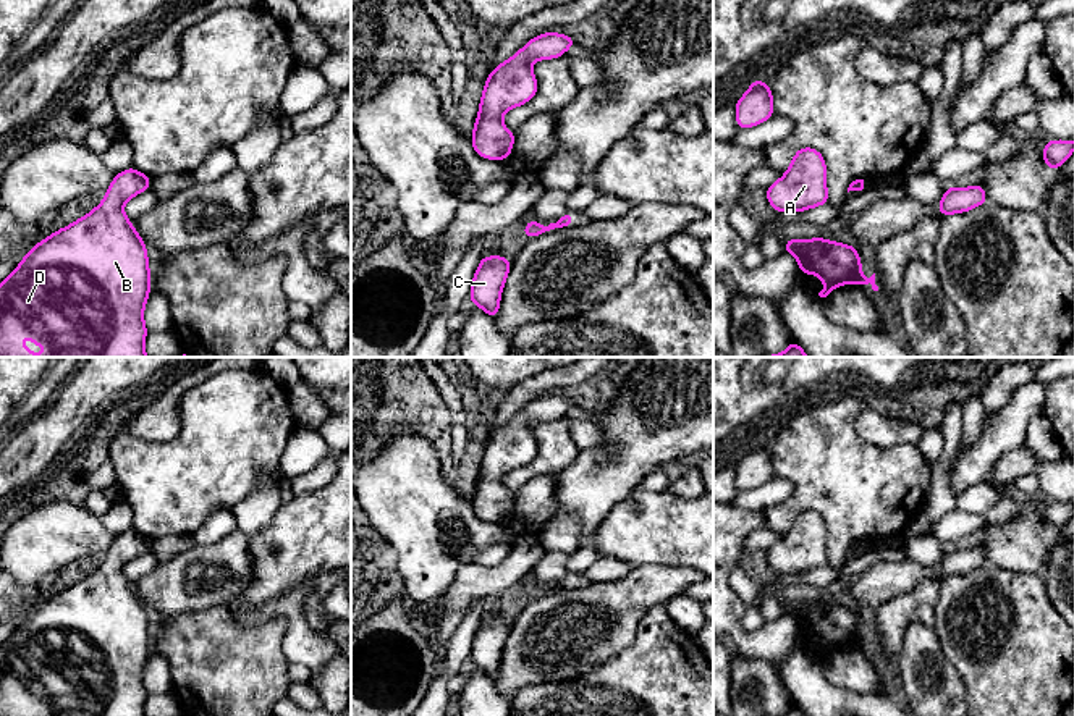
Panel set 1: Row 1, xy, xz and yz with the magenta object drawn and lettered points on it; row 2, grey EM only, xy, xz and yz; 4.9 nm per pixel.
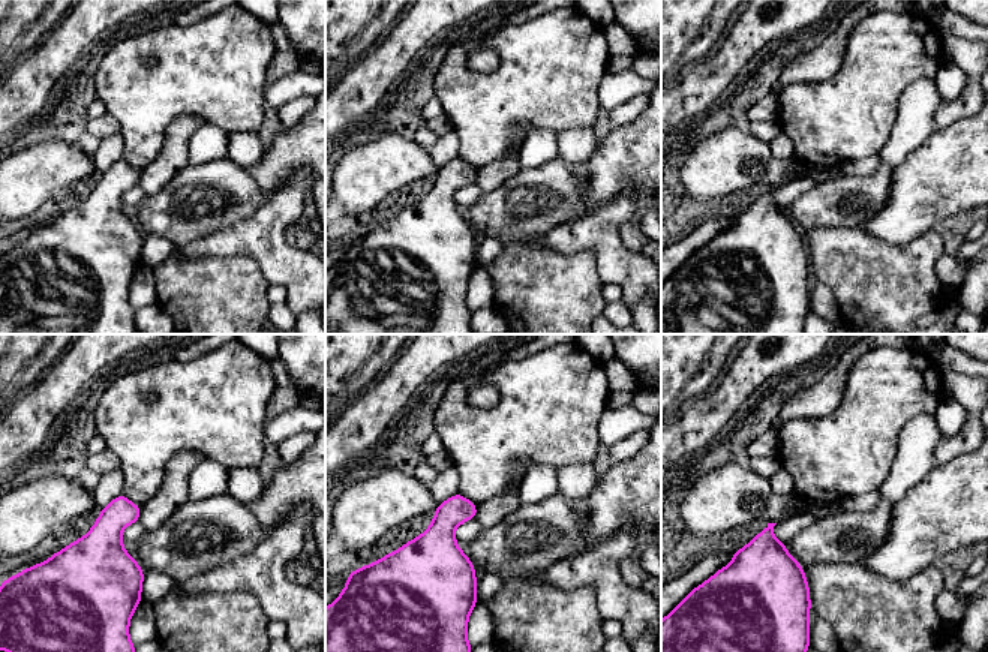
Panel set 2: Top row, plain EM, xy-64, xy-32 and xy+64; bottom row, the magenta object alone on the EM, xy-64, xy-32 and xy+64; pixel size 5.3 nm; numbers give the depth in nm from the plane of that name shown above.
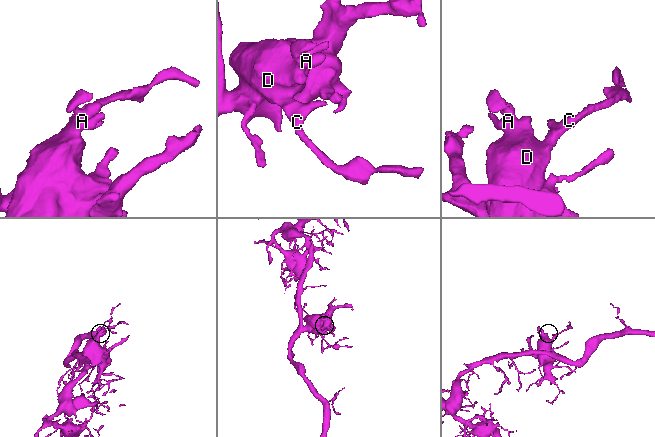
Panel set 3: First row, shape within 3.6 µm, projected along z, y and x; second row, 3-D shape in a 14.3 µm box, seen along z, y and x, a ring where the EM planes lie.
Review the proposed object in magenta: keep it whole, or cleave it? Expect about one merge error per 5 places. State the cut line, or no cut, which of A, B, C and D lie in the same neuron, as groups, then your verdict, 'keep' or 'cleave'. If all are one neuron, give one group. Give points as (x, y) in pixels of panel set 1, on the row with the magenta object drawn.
cut none; groups A B C D; keep

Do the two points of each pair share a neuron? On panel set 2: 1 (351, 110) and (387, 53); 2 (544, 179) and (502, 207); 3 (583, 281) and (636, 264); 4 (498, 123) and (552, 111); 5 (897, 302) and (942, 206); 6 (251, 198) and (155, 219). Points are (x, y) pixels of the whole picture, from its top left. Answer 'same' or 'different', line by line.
1: same
2: same
3: different
4: same
5: different
6: same

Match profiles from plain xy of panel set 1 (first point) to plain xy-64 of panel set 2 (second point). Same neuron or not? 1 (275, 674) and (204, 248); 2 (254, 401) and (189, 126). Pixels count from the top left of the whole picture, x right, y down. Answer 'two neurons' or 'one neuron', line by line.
1: two neurons
2: two neurons

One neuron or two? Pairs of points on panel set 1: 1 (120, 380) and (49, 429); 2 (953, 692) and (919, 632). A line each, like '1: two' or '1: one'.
1: one
2: one

